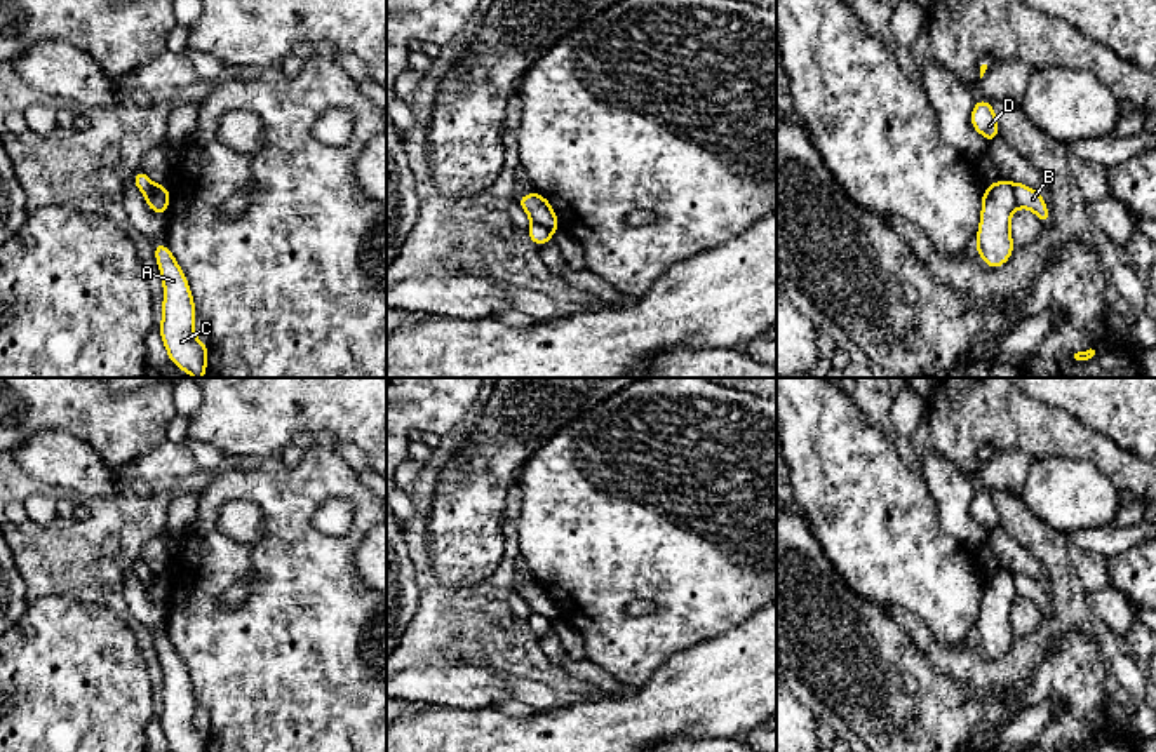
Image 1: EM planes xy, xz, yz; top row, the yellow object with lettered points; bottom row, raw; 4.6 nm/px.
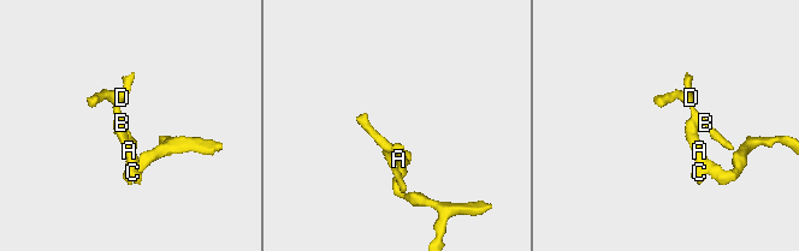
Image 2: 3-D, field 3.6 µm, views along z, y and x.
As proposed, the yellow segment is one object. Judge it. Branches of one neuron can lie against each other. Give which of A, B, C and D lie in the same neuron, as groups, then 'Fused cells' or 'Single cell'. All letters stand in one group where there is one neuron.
Groups: A C / B D. Fused cells

